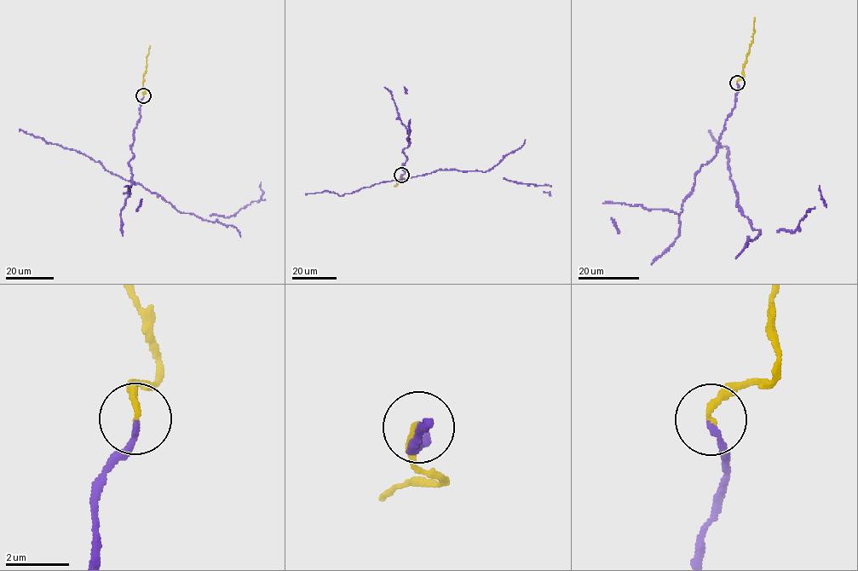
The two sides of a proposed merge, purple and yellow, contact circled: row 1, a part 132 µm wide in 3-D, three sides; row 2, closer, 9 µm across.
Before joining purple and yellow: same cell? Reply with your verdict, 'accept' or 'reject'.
accept

